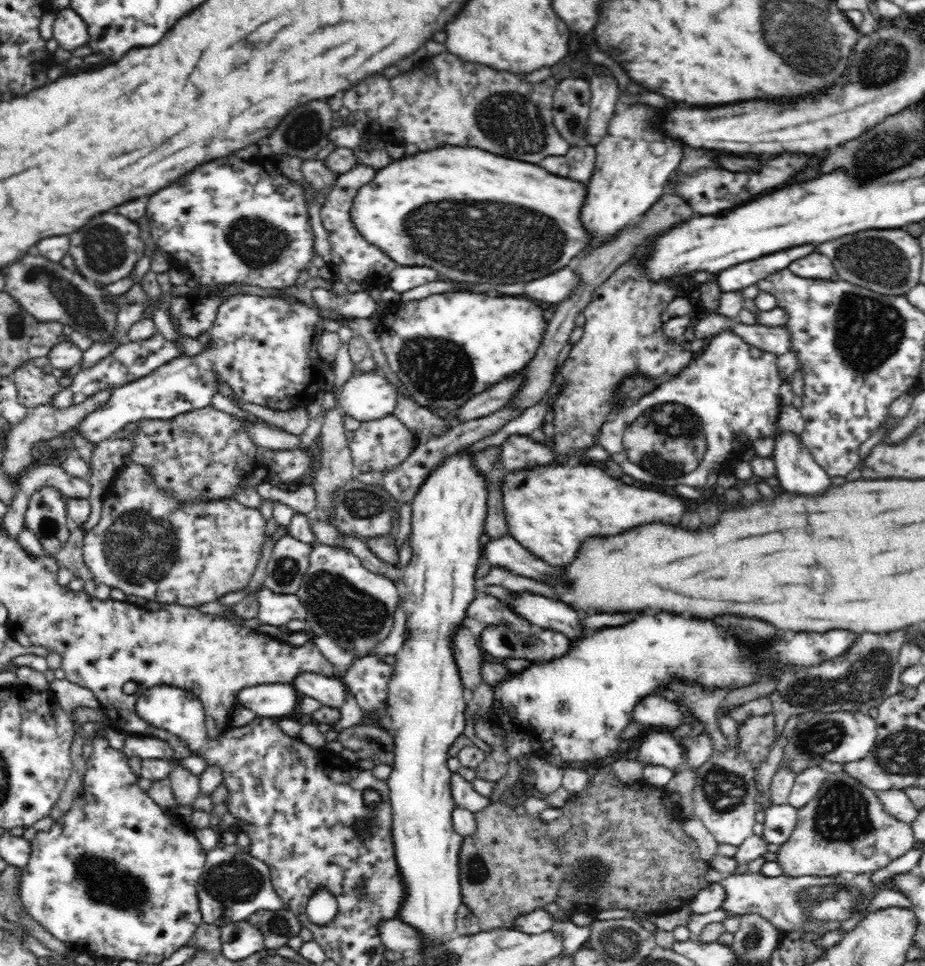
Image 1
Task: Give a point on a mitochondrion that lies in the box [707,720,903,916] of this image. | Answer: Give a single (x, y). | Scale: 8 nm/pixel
(842, 814)

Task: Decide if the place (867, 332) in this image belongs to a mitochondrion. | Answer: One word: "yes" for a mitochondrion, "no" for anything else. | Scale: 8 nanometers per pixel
yes

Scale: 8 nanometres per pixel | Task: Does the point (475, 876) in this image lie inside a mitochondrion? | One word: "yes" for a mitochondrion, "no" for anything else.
no

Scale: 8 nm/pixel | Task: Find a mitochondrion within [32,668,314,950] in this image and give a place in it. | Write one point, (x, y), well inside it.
(104, 881)

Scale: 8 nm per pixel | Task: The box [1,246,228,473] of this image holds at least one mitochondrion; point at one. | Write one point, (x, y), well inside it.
(84, 314)

